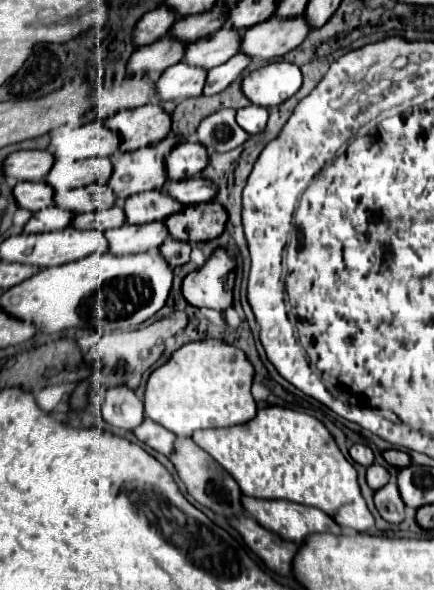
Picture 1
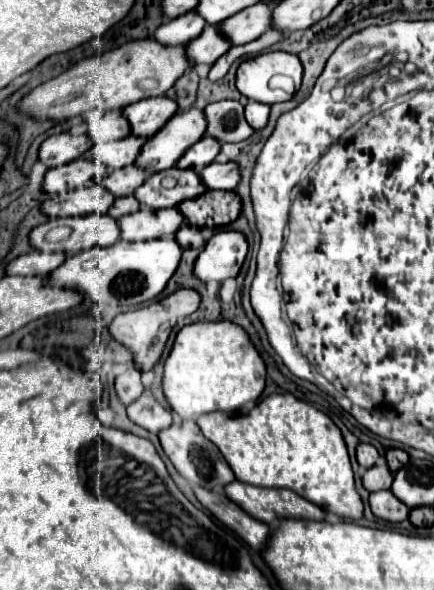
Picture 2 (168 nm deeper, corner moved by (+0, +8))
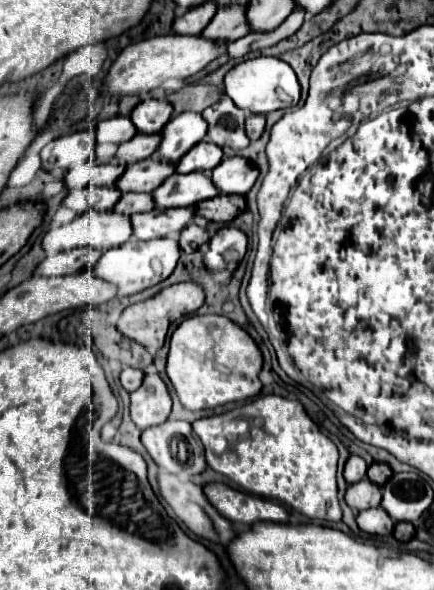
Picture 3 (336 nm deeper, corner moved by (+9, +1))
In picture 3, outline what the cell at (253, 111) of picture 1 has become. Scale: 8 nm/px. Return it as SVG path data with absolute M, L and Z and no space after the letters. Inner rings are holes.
M251 114L251 116L247 118L247 122L245 122L245 128L247 128L247 136L249 136L251 140L257 140L257 138L263 134L263 130L265 130L265 116L261 116L261 114Z

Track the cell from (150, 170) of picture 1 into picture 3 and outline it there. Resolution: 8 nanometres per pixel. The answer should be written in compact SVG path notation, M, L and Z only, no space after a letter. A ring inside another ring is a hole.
M183 112L175 118L171 118L161 136L163 142L153 158L177 162L183 154L187 154L197 142L201 142L207 134L207 122L197 112Z

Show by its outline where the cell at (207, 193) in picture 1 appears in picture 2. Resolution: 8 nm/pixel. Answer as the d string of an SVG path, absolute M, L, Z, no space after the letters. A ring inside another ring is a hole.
M210 163L200 171L200 181L208 189L224 189L230 191L236 187L238 181L238 171L236 165L232 163Z

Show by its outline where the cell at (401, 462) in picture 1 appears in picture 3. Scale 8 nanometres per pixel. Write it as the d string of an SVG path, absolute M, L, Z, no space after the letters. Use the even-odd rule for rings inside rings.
M375 462L375 464L371 464L369 470L367 470L367 478L369 478L373 484L377 484L377 486L383 486L383 484L389 480L389 476L391 476L391 468L389 468L387 464Z

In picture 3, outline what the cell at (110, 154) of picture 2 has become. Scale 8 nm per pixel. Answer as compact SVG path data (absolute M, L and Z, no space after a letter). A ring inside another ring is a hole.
M137 134L131 142L121 144L117 150L117 158L121 164L133 164L139 160L145 160L157 152L161 142L161 134Z

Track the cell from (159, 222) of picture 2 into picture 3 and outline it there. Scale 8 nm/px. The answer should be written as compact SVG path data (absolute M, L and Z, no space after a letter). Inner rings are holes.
M195 206L187 208L169 208L169 210L151 210L145 214L133 214L133 230L135 238L139 240L151 240L151 238L163 238L163 236L175 236L179 234L197 214Z

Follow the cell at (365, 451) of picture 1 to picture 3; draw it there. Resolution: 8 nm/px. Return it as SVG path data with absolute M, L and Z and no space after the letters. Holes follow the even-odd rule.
M349 456L347 464L345 464L345 472L343 472L347 484L355 484L355 482L363 480L365 478L365 472L367 472L365 460L359 458L359 456Z

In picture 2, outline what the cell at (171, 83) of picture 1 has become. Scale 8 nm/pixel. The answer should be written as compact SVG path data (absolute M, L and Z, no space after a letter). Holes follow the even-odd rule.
M206 25L202 35L186 45L186 57L192 63L192 67L196 67L200 63L214 65L214 61L218 57L222 57L230 47L232 45L228 45L228 41L224 41L224 37L220 37L220 33L216 33L214 25Z

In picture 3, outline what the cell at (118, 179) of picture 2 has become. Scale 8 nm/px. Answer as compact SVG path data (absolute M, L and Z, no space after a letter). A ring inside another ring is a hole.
M147 158L131 164L129 170L125 170L125 174L117 180L115 188L119 188L121 192L153 192L173 172L175 172L175 164Z

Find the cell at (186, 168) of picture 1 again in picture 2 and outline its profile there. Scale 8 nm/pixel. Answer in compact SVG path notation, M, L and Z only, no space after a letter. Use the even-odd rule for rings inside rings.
M204 135L198 143L194 143L176 163L178 169L192 169L200 171L202 167L206 167L208 163L212 163L216 159L216 155L220 153L220 143L208 135Z

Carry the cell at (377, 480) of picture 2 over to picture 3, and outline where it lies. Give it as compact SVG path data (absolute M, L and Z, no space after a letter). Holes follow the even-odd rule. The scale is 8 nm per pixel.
M363 478L361 482L347 488L345 502L355 512L361 512L367 508L377 508L381 502L381 488Z

